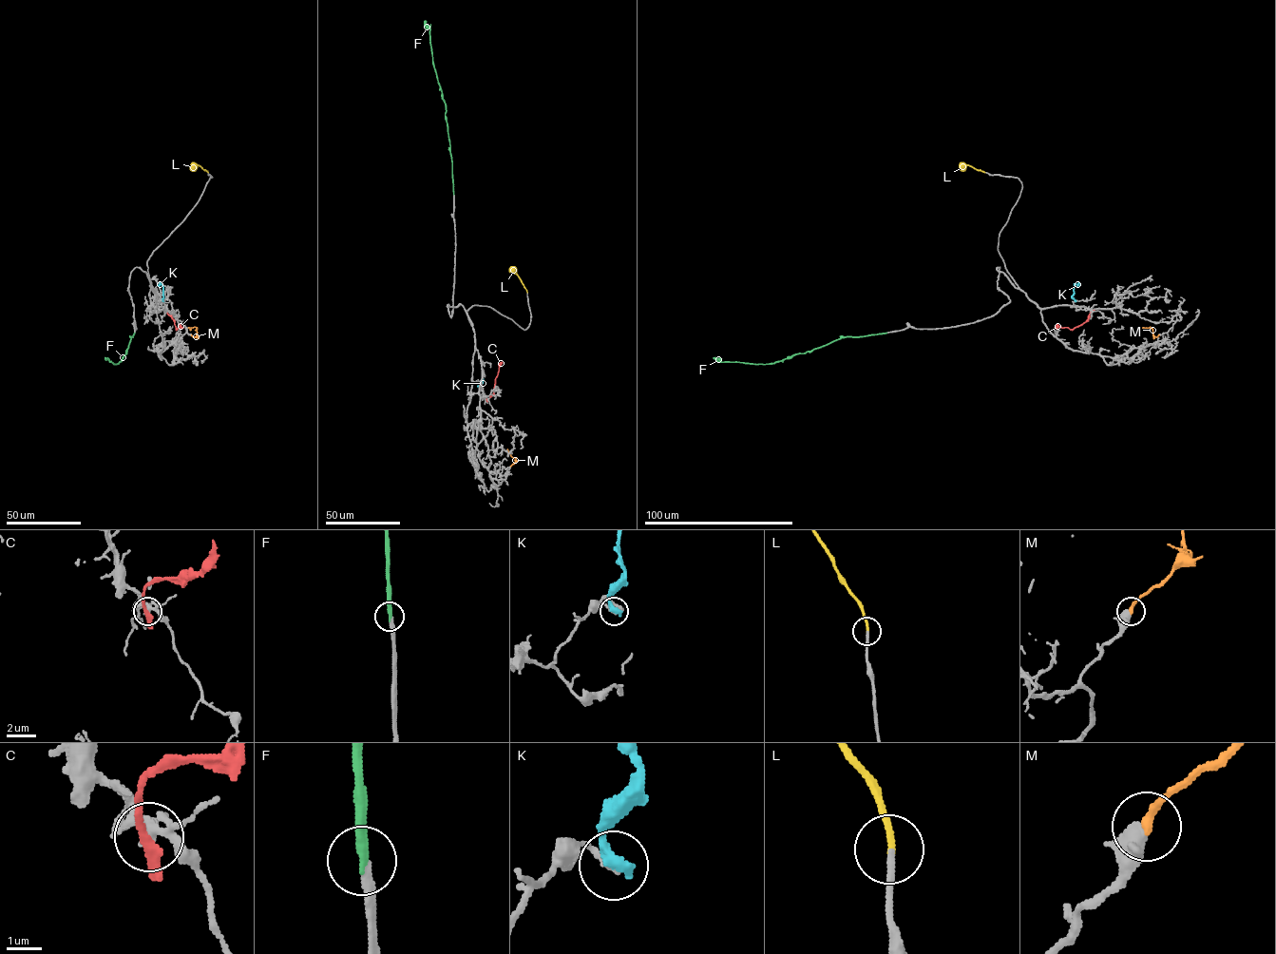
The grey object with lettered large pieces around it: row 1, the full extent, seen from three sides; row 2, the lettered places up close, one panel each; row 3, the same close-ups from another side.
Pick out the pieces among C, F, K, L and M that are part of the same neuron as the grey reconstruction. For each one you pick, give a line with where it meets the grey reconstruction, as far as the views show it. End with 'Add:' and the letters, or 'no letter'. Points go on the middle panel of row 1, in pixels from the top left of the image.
F: meets grey at (453, 194)
L: meets grey at (527, 293)
M: meets grey at (510, 467)
Add: F, L, M

